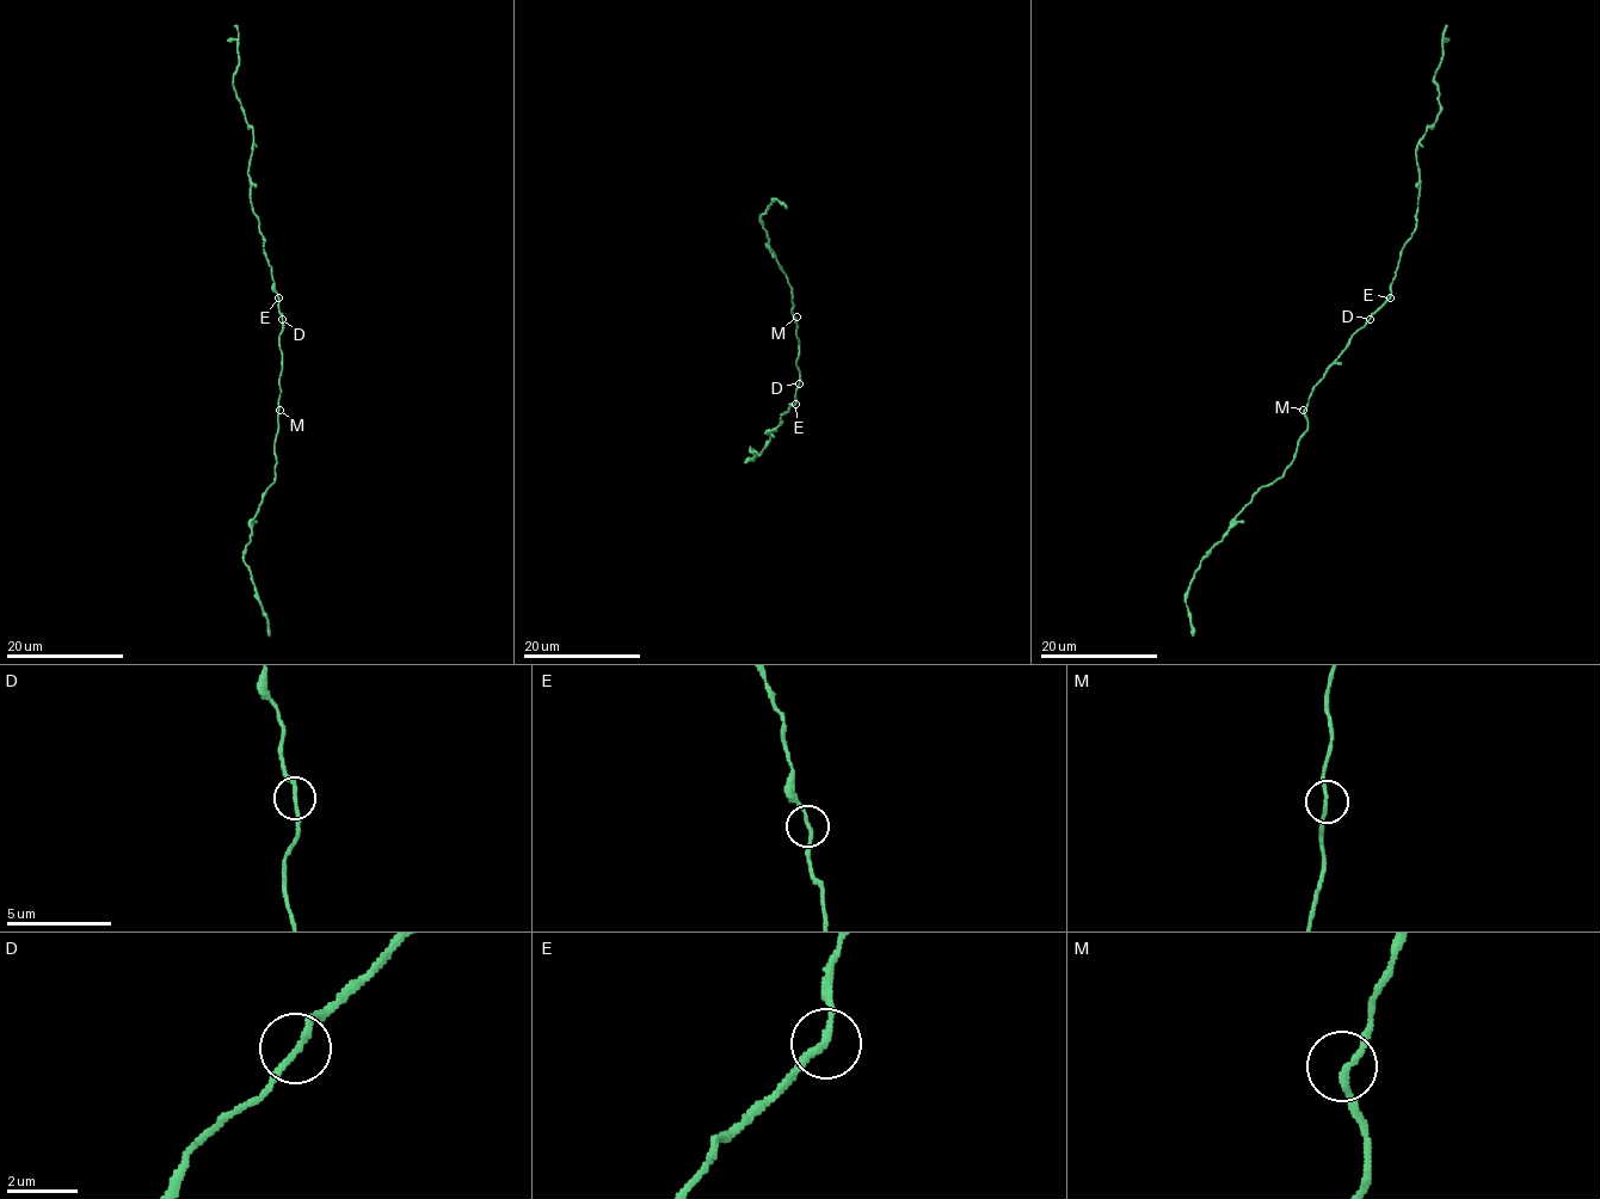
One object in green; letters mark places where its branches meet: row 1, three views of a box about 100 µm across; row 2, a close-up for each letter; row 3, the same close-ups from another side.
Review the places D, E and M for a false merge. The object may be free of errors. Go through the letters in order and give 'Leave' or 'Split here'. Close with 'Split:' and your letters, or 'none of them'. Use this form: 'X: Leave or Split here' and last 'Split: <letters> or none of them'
D: Leave
E: Leave
M: Leave
Split: none of them

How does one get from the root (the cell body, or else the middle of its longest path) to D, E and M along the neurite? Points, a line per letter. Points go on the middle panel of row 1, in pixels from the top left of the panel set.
D: (797, 362), (799, 383)
E: (797, 362), (799, 386), (794, 404)
M: (797, 362), (797, 317)

